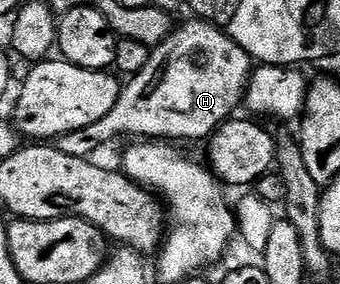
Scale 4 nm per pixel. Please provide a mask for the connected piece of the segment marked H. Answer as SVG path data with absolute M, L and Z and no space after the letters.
M193 18L150 51L147 64L130 77L117 98L115 108L82 130L55 139L59 152L89 158L116 134L131 134L149 140L208 139L222 122L228 121L242 105L253 60L224 30L204 19Z

